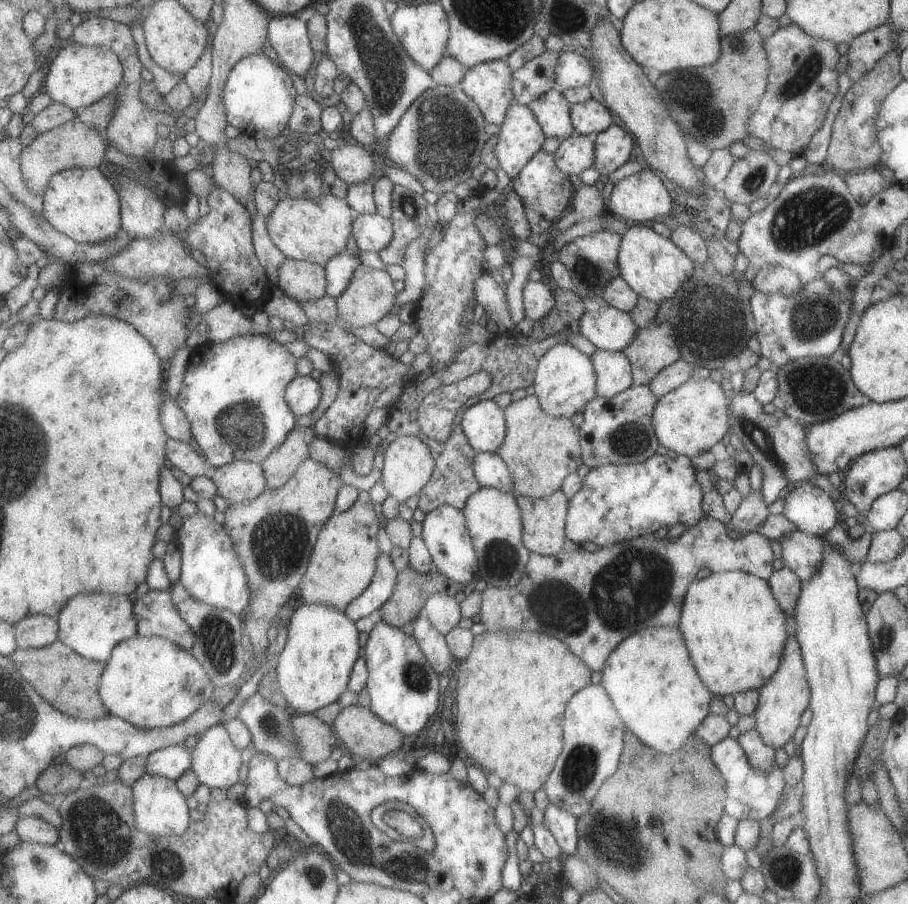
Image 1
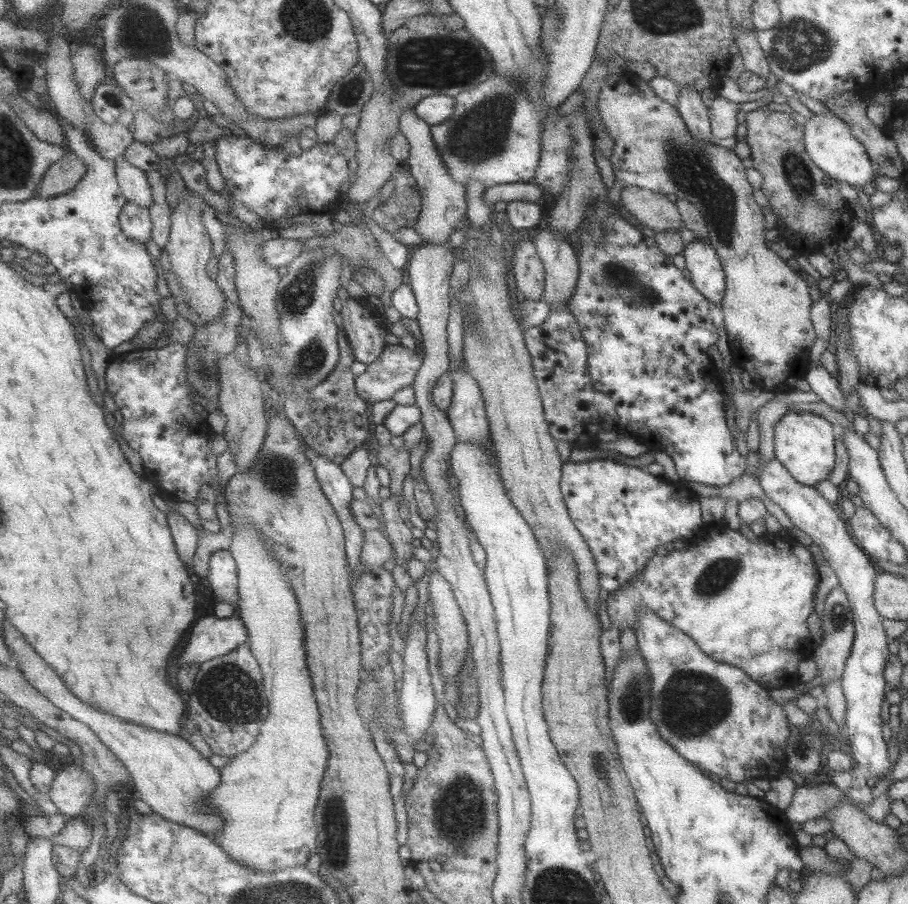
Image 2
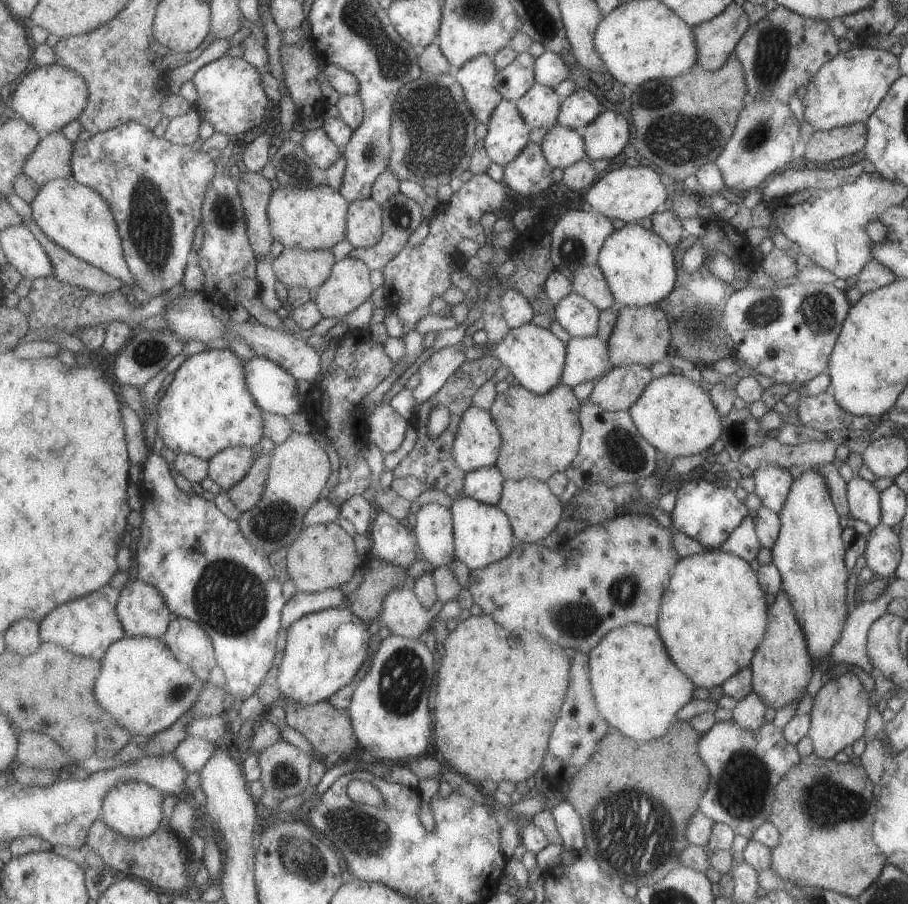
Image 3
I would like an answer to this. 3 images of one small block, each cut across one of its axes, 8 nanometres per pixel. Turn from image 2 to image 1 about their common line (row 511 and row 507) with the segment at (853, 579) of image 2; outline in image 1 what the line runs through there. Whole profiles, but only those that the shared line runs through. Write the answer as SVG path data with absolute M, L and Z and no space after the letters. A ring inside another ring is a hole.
M796 481L793 490L785 496L783 516L797 530L817 537L829 532L842 519L840 505L825 490L803 481Z

